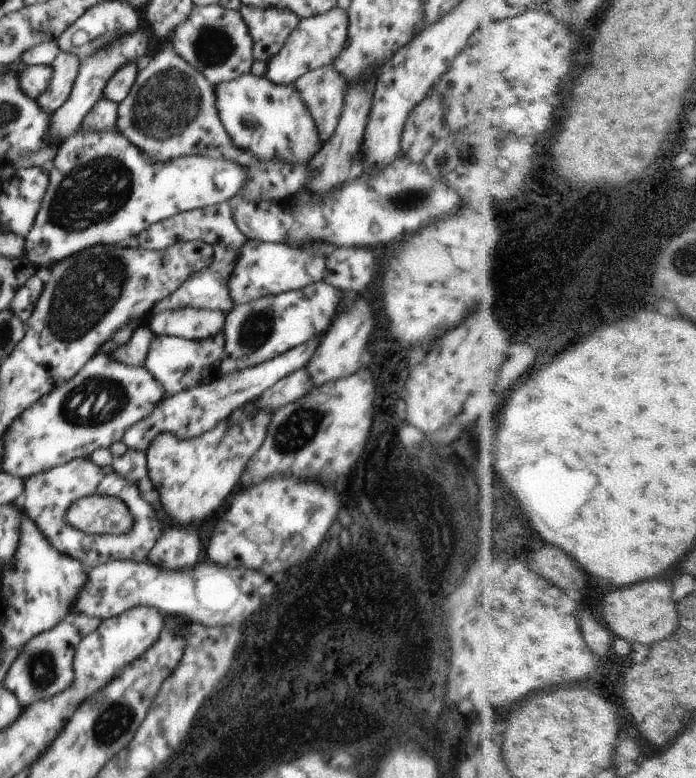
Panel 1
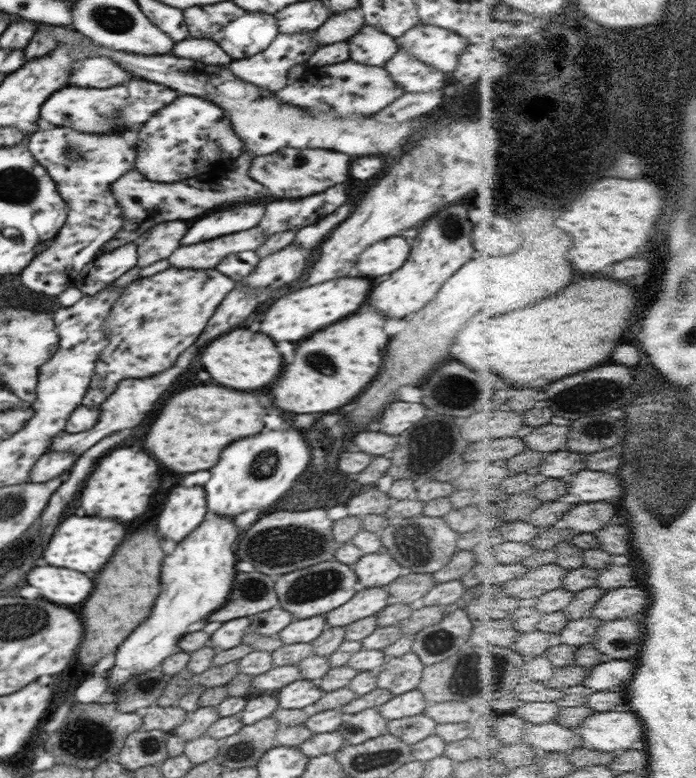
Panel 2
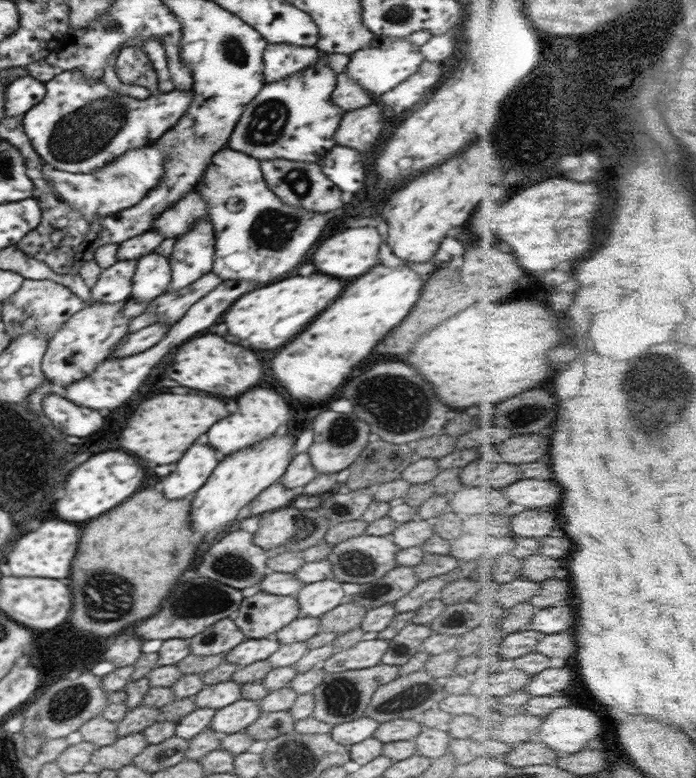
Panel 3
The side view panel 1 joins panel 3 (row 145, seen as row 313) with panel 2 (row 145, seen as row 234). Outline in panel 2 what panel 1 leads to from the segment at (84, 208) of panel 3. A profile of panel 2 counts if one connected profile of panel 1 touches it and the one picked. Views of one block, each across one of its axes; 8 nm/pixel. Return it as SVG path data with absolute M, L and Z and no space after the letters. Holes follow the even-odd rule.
M180 96L176 102L168 104L162 112L156 112L146 124L144 128L140 128L140 132L131 134L131 138L136 138L136 158L134 161L134 169L142 174L144 179L152 182L180 182L186 178L194 178L198 174L211 174L212 166L218 162L232 162L238 158L242 152L244 143L240 140L232 138L232 124L226 116L222 116L222 112L218 106L209 103L209 100L199 96Z

